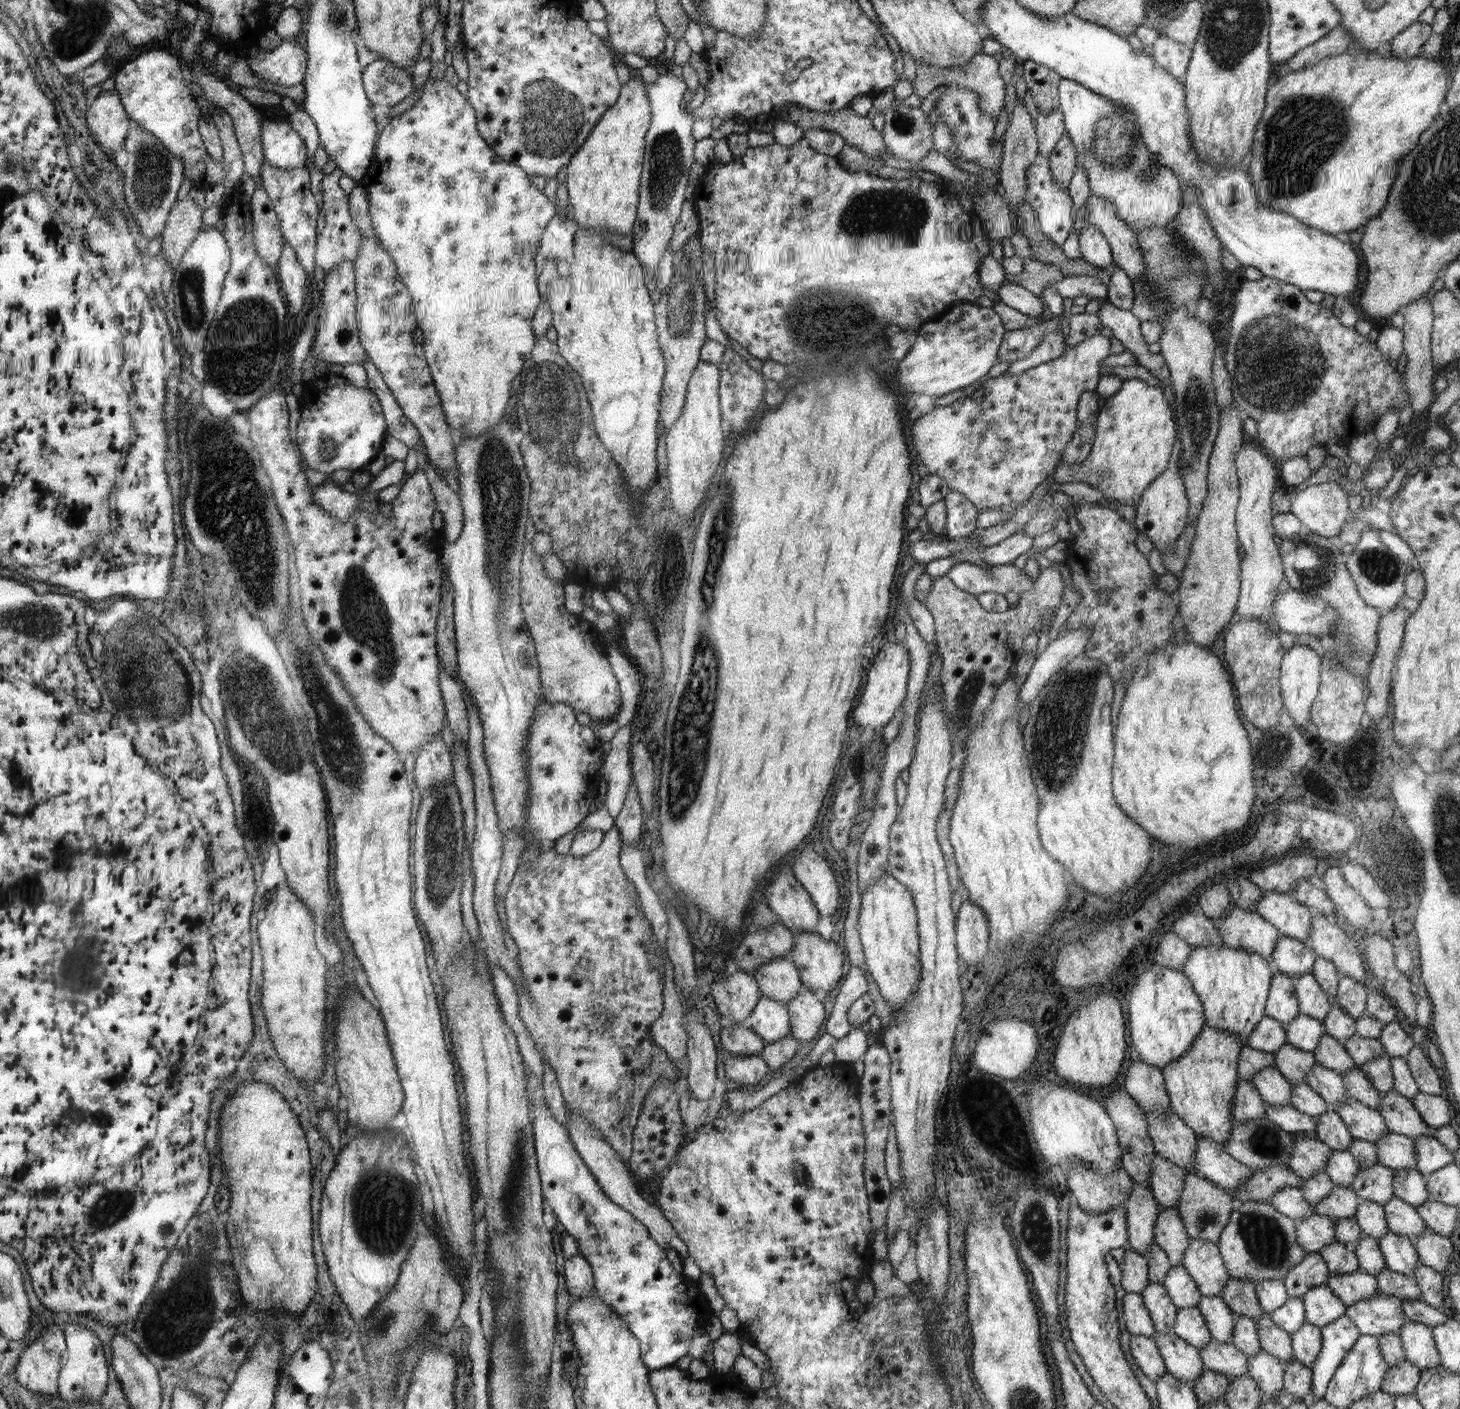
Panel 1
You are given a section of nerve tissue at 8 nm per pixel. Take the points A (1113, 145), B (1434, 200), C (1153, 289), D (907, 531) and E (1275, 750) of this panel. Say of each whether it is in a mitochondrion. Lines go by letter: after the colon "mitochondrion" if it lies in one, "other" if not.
A: mitochondrion
B: mitochondrion
C: mitochondrion
D: other
E: other

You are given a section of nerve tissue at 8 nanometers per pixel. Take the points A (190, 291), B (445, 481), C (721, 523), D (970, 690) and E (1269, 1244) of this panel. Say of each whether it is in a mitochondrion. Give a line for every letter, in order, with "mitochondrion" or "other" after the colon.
A: mitochondrion
B: other
C: mitochondrion
D: mitochondrion
E: mitochondrion

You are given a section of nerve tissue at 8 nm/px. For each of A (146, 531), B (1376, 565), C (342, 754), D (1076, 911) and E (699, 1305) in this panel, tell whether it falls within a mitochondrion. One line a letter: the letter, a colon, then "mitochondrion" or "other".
A: other
B: mitochondrion
C: mitochondrion
D: other
E: other

